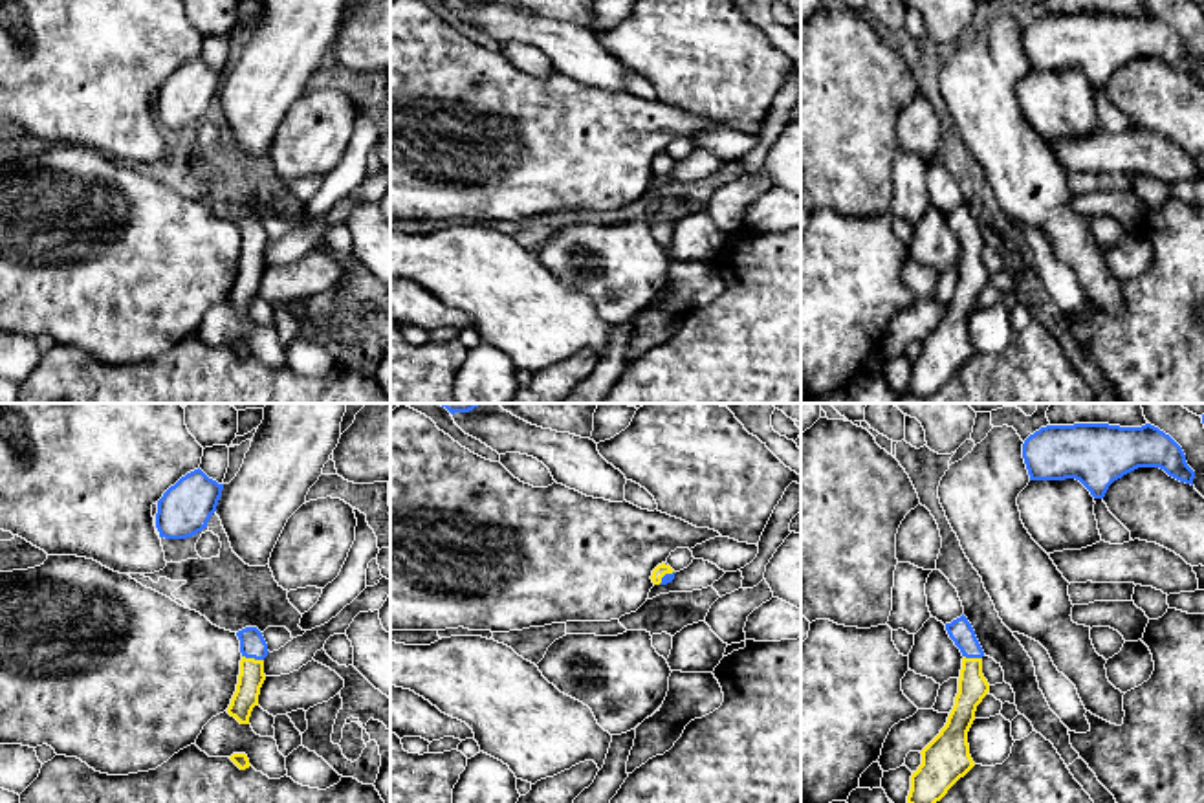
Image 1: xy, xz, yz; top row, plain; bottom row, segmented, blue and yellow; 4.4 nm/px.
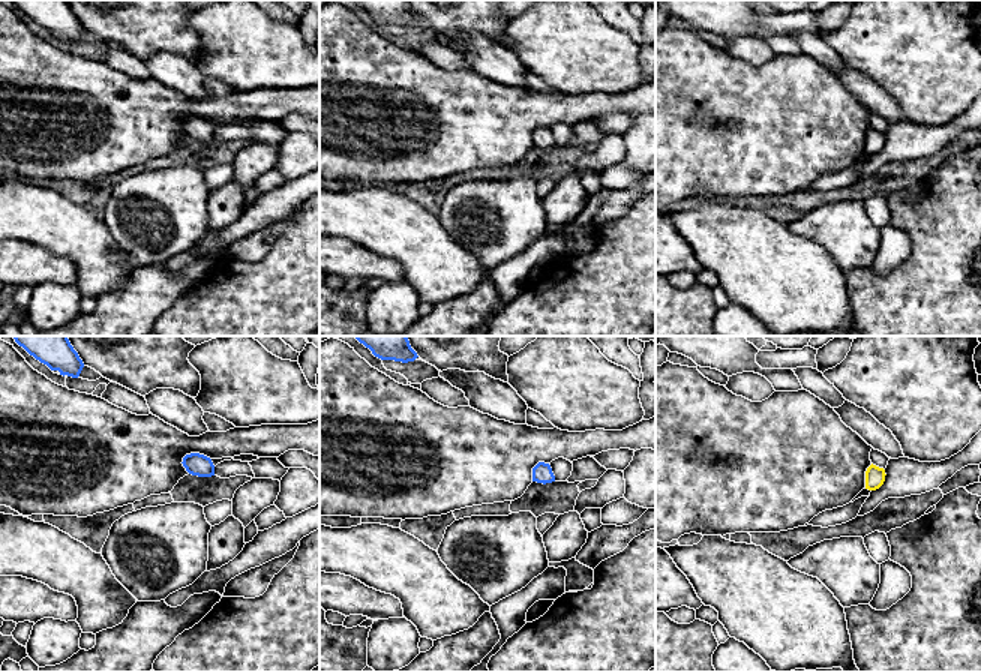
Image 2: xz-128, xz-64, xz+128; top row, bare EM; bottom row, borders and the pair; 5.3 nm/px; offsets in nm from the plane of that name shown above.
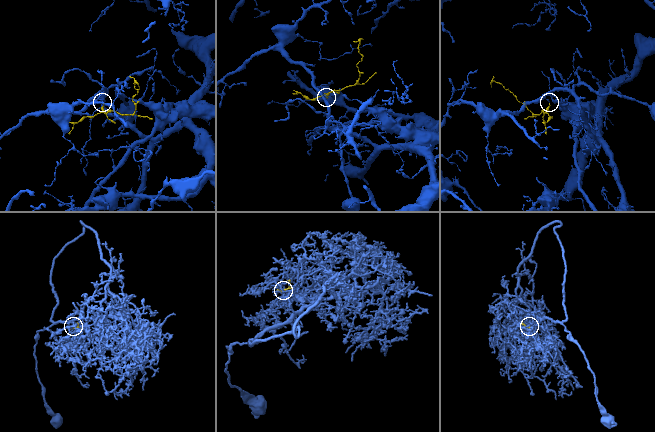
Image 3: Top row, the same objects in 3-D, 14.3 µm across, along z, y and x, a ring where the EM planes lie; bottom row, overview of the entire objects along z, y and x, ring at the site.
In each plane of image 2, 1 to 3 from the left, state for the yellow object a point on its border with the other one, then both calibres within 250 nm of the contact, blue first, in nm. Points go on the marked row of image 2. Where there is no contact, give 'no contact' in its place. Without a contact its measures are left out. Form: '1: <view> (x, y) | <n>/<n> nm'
1: no contact
2: no contact
3: no contact

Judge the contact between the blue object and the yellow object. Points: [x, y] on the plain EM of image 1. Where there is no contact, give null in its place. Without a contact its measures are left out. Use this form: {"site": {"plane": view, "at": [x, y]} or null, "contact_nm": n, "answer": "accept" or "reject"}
{"site": {"plane": "xy", "at": [253, 246]}, "contact_nm": 100, "answer": "accept"}

